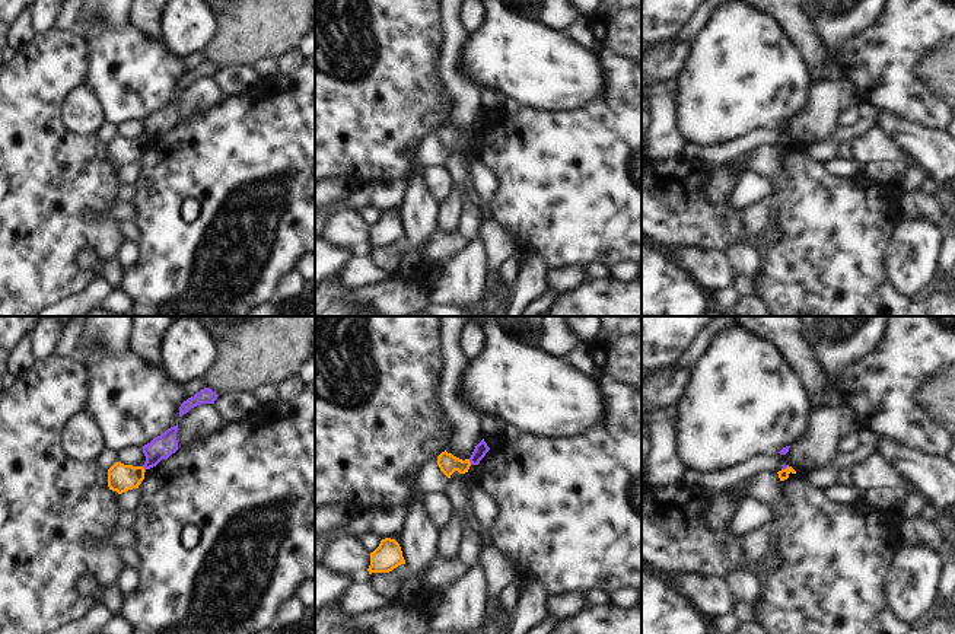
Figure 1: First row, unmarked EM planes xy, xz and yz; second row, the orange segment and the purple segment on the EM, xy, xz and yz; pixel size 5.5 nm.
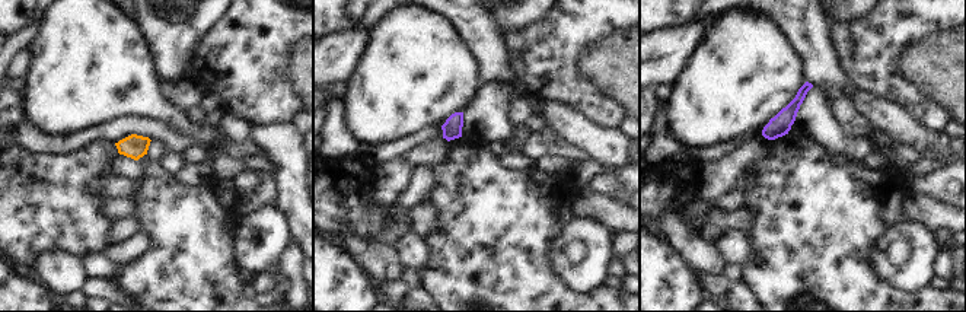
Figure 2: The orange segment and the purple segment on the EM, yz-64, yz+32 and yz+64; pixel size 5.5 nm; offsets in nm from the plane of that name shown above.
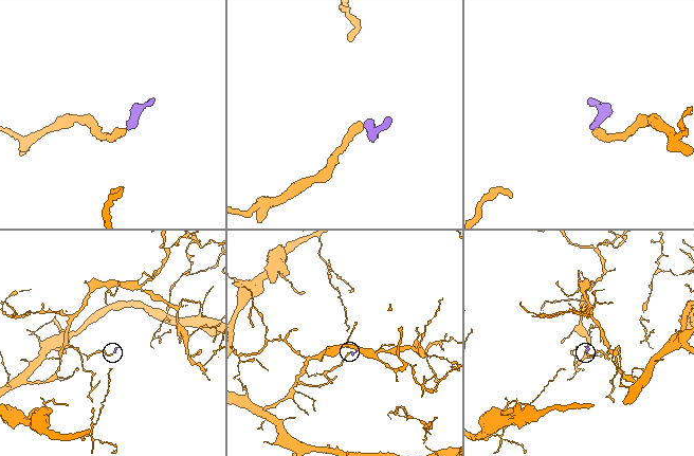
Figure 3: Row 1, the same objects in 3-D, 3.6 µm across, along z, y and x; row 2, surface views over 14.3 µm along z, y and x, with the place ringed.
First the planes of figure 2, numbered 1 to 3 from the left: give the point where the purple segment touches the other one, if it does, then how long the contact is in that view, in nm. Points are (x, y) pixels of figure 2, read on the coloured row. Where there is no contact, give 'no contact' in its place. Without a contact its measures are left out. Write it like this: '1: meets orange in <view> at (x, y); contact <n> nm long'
1: no contact
2: no contact
3: no contact

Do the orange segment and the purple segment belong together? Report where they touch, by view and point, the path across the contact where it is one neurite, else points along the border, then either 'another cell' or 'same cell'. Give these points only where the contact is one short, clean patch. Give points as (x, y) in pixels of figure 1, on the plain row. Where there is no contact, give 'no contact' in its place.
meets orange in xz at (470, 136); border along xz (468, 133), (471, 137); another cell

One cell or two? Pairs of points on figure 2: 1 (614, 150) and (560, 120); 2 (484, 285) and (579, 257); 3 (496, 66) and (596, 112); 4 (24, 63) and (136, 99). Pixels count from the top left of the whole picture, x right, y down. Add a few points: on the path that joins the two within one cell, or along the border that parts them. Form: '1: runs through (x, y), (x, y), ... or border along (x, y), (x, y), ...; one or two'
1: runs through (601, 143), (573, 127); one
2: border along (560, 232), (551, 250), (551, 267), (573, 290); two
3: border along (504, 44), (510, 56), (510, 67), (520, 78); two
4: border along (28, 48), (29, 66), (24, 76); two

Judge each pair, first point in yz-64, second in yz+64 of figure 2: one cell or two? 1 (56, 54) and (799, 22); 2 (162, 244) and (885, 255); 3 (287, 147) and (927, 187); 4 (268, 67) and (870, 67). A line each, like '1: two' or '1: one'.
1: two
2: two
3: two
4: one

